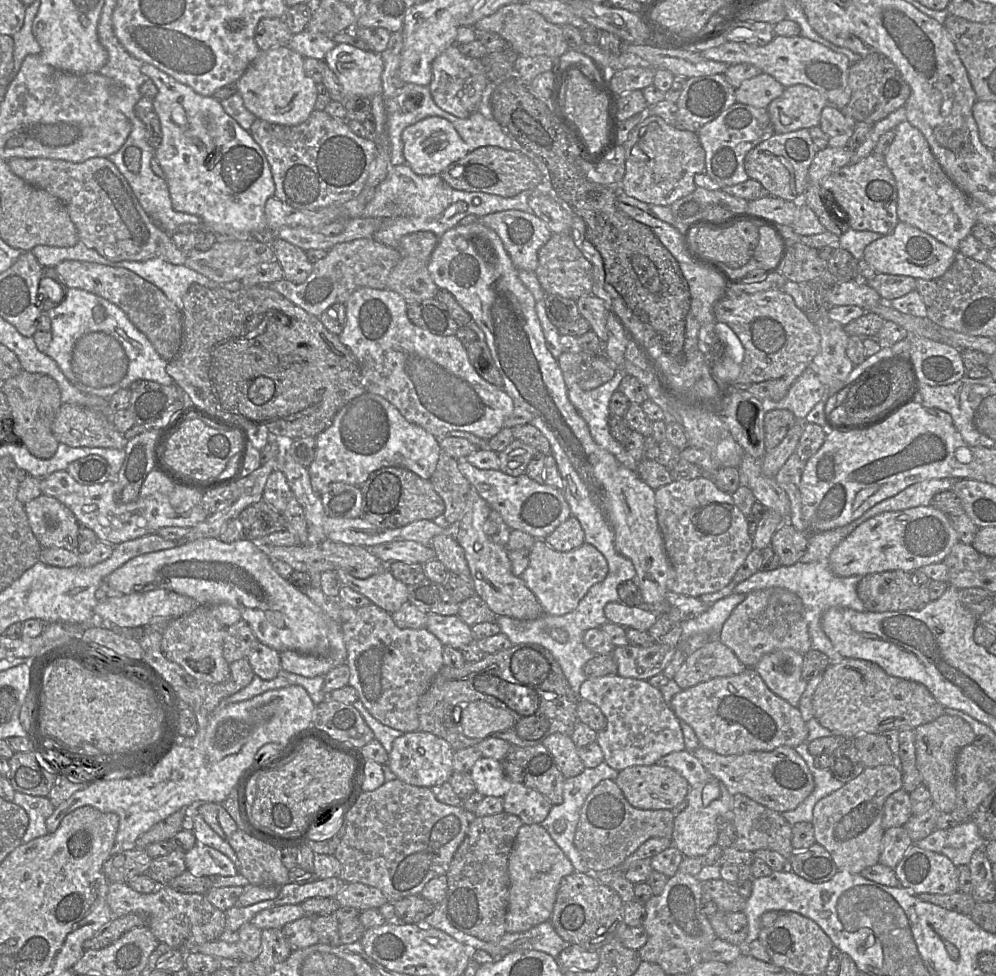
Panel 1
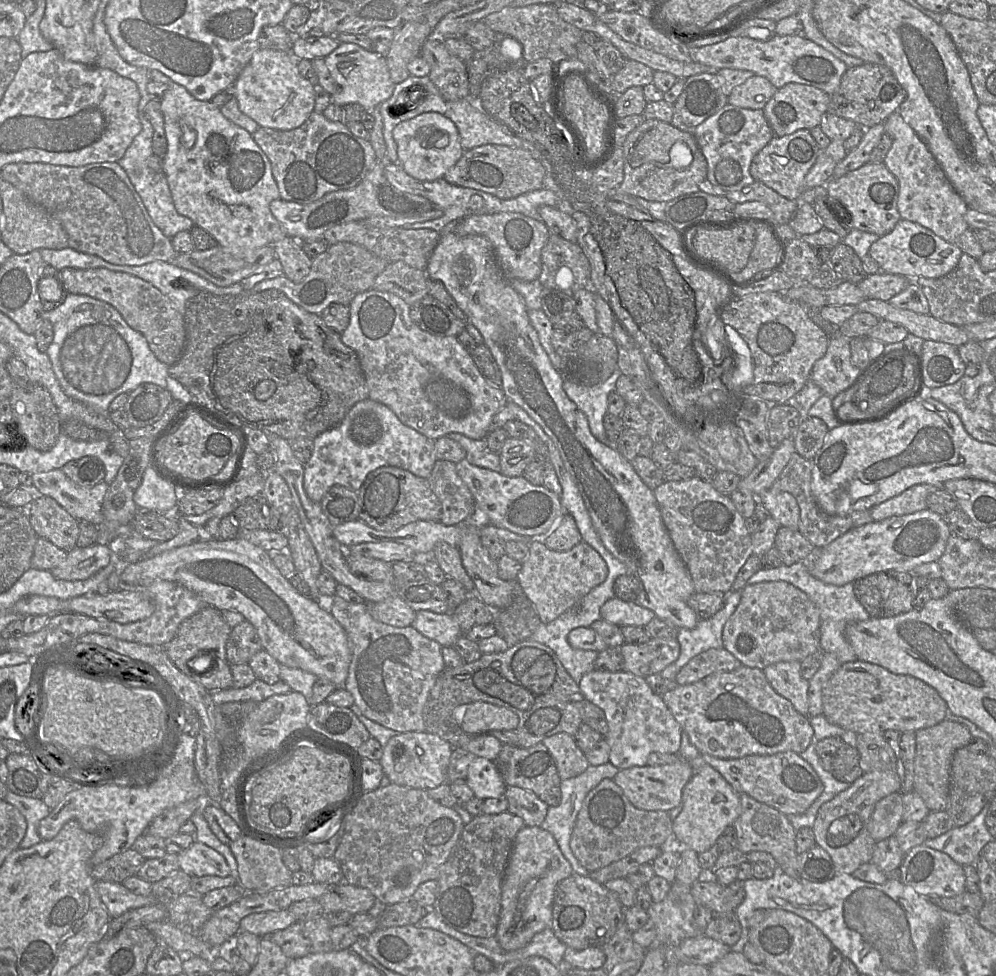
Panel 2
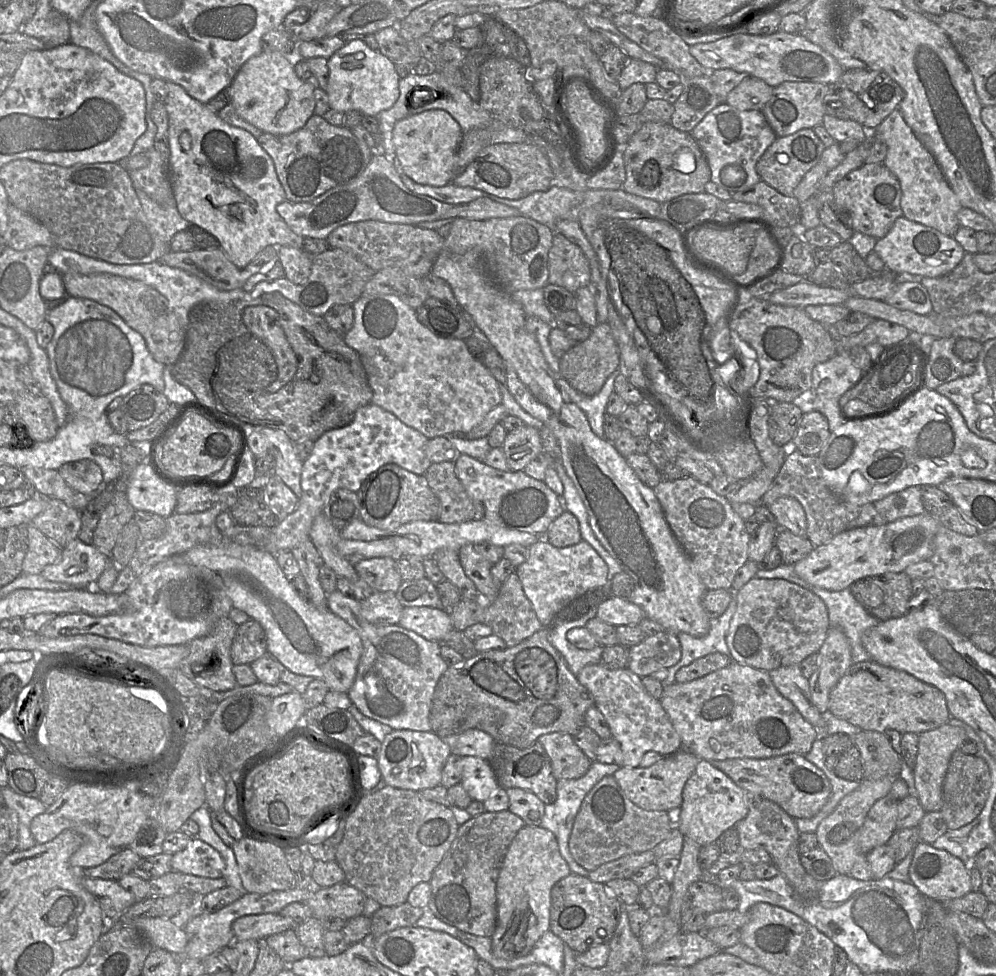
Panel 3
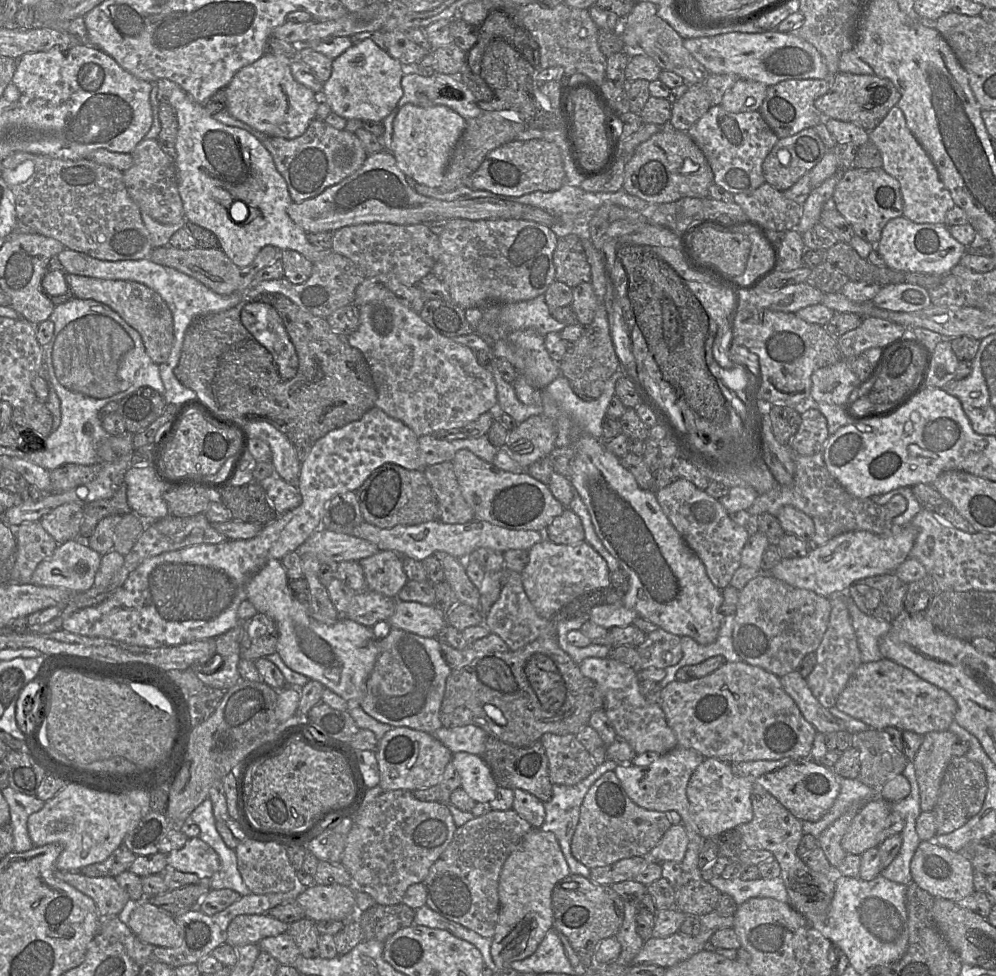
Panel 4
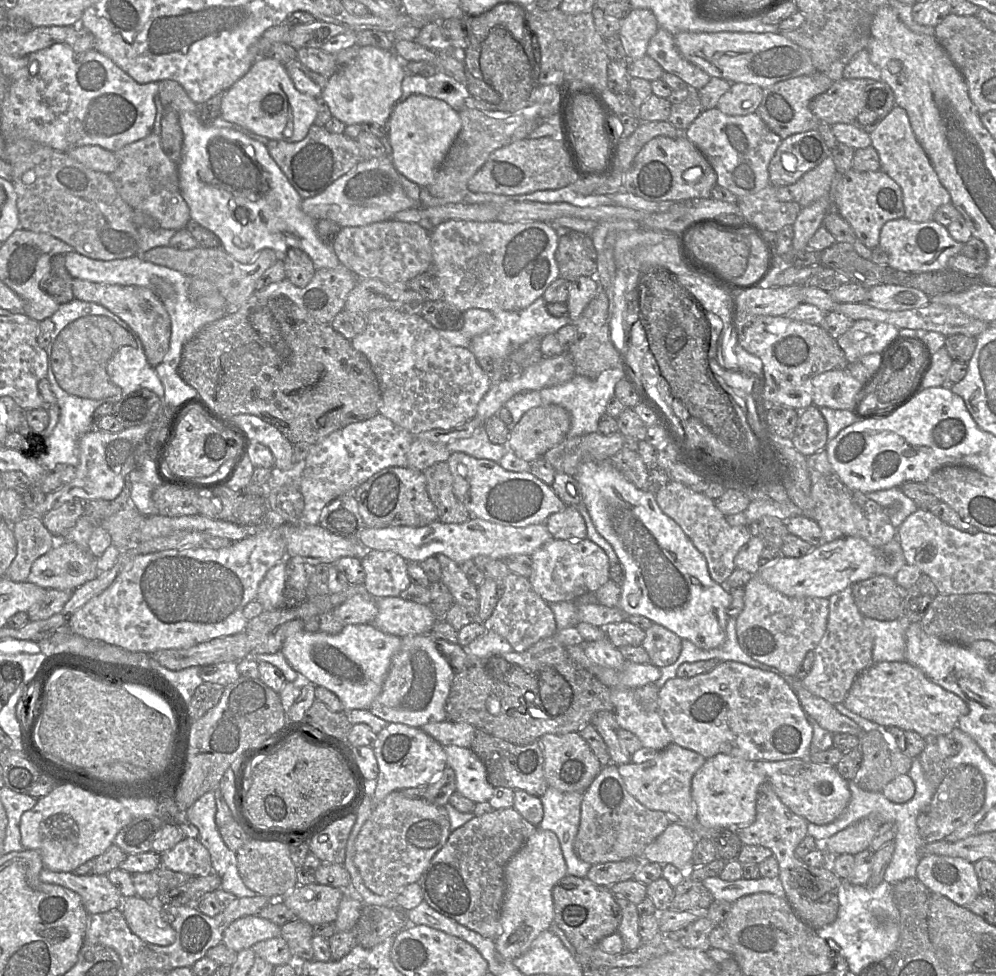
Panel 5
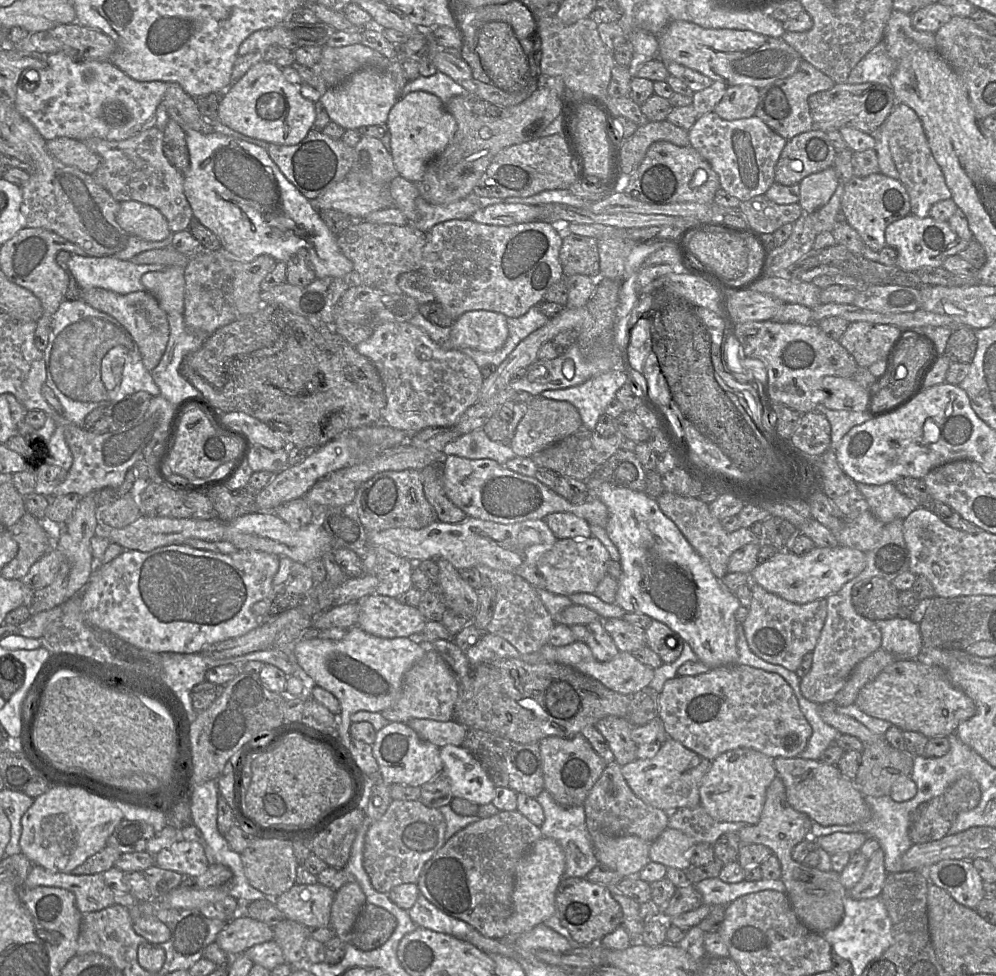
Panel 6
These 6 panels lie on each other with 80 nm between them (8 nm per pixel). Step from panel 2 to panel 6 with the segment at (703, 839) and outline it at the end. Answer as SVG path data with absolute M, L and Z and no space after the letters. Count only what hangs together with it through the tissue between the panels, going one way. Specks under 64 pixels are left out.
M737 748L717 756L703 777L700 787L700 805L719 822L759 822L765 803L766 790L777 776L774 759L751 748Z

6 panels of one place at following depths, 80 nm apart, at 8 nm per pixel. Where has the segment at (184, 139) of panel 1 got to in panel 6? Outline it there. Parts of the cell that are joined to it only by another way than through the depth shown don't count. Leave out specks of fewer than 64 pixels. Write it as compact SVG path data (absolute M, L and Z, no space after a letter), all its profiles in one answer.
M184 132L189 154L188 170L182 173L184 195L193 217L218 237L219 251L227 259L251 262L257 256L266 254L278 262L287 262L292 255L303 249L316 278L331 276L348 281L353 278L353 264L338 247L337 236L330 231L310 201L285 178L265 149L217 132Z

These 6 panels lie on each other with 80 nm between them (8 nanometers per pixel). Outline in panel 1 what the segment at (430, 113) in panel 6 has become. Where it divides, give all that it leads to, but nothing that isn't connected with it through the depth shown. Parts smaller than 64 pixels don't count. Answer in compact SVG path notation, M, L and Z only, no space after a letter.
M436 116L424 118L406 127L401 139L405 163L418 175L439 175L447 166L469 152L453 125L448 120Z

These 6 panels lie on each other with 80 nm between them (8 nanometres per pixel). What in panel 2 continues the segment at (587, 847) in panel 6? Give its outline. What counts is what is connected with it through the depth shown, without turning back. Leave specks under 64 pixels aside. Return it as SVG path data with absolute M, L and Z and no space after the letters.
M607 762L599 766L589 765L587 769L580 775L568 779L561 780L560 789L561 789L561 802L557 806L549 806L546 818L540 825L544 830L550 832L558 846L564 855L564 857L569 861L574 873L577 873L581 876L590 876L590 871L583 867L577 858L574 856L570 848L570 838L574 828L574 824L577 818L577 815L583 805L583 802L587 794L596 787L603 779L609 778L613 779L618 773L619 769Z

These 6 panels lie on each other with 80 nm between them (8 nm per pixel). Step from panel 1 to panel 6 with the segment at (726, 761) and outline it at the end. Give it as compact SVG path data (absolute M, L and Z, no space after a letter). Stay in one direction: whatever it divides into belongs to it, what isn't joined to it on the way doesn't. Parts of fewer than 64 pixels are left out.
M797 757L774 759L774 767L786 789L788 803L797 811L807 814L816 823L827 827L831 825L851 825L866 821L871 809L865 796L855 786L853 780L846 778L836 765Z

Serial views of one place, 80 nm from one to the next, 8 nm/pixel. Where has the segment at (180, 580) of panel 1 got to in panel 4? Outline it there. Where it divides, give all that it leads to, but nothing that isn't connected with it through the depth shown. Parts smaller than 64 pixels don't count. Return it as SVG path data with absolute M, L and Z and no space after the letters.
M272 559L254 574L246 583L246 600L250 601L258 613L272 618L278 630L276 653L293 671L311 680L317 680L326 688L351 704L359 704L365 694L365 684L372 672L379 654L379 640L372 627L367 627L346 617L340 617L334 624L325 624L310 616L307 604L295 599L289 589L289 578L281 560Z

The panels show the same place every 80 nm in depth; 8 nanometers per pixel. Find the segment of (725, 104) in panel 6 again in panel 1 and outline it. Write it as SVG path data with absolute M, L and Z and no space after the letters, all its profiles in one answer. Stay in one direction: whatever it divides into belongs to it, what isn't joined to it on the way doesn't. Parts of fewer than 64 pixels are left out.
M761 73L747 79L735 90L736 102L756 108L767 108L769 103L778 98L785 87L774 77Z

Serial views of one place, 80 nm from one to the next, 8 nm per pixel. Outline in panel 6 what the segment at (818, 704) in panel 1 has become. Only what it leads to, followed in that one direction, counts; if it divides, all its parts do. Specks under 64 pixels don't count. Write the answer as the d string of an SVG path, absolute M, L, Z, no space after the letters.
M916 659L896 660L885 667L872 681L862 687L854 704L867 715L888 721L899 727L902 732L919 732L927 738L948 737L955 733L961 723L972 718L977 710L973 700L952 685L942 668Z

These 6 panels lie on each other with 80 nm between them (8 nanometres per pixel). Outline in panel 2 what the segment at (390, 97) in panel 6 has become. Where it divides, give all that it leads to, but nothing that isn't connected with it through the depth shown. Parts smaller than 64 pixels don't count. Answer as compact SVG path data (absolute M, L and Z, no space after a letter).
M341 43L324 60L337 85L331 102L340 107L358 103L368 113L372 113L373 109L393 94L395 84L391 80L386 58L379 53L369 52L353 43Z

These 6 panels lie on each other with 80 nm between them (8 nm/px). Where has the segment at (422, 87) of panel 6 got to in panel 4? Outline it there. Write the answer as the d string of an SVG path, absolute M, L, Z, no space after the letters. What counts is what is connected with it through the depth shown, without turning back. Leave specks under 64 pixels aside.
M406 70L401 80L403 95L390 114L382 121L383 134L381 144L383 150L390 151L392 147L393 121L401 107L405 104L413 104L419 107L446 106L459 114L465 121L478 117L483 111L478 107L477 100L460 80L458 76L451 76L436 72L430 77L423 77L413 71Z

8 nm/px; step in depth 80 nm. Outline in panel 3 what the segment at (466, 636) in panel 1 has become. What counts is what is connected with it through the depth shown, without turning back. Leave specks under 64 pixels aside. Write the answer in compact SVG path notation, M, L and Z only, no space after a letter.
M427 606L404 607L398 625L440 644L445 635L454 629L449 611Z

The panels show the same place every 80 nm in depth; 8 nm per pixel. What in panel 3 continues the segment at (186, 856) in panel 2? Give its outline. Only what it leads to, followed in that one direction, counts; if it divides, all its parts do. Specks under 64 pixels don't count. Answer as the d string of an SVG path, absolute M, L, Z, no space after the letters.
M191 837L187 846L172 855L172 870L206 878L220 878L225 861L220 853L198 837Z

